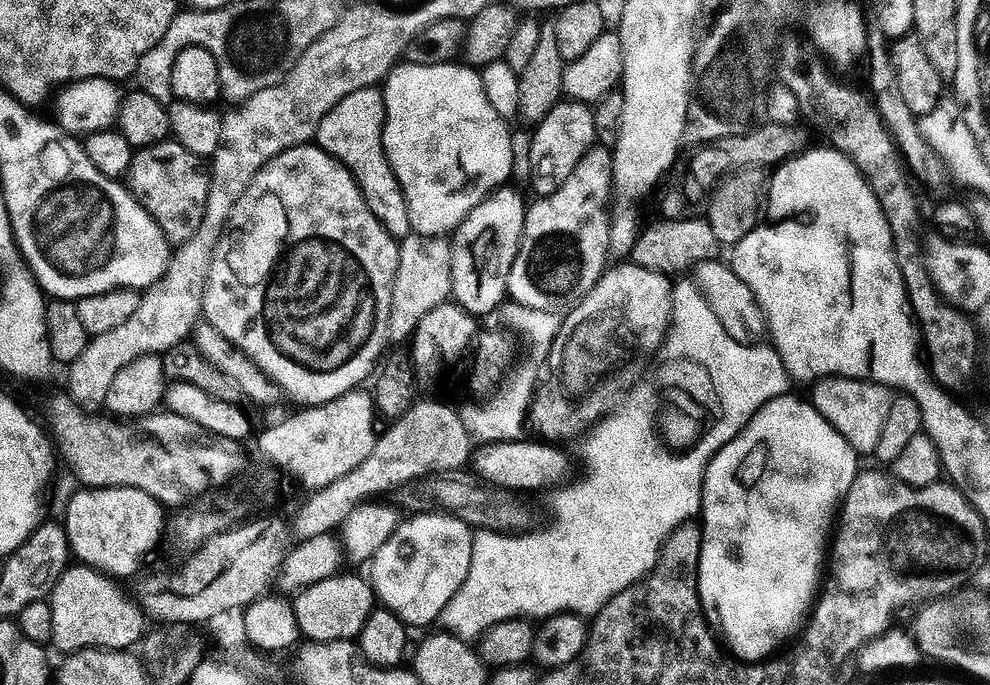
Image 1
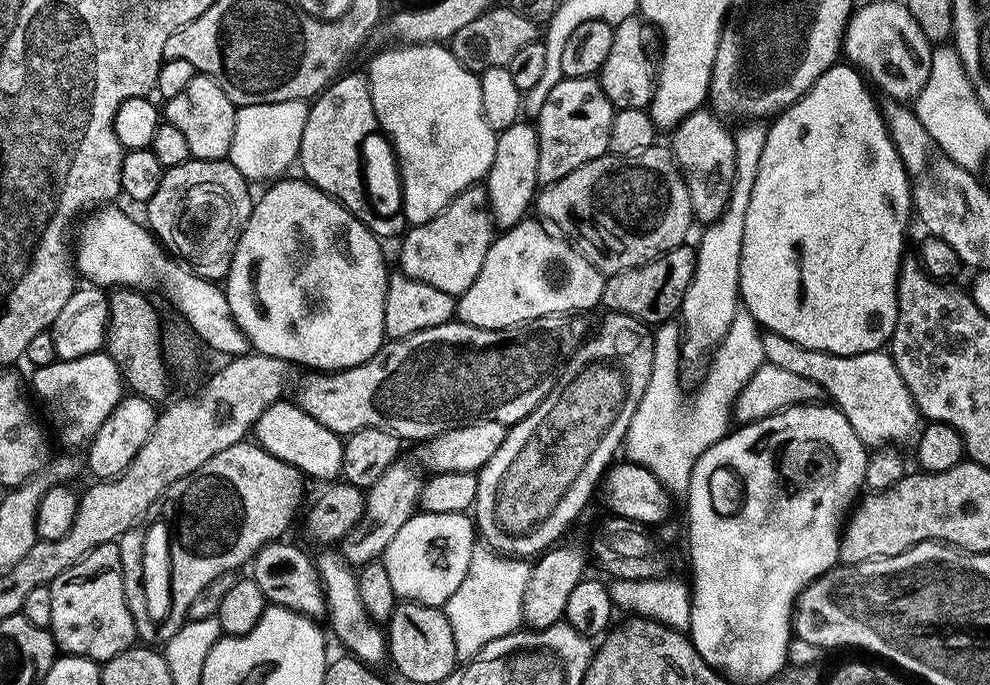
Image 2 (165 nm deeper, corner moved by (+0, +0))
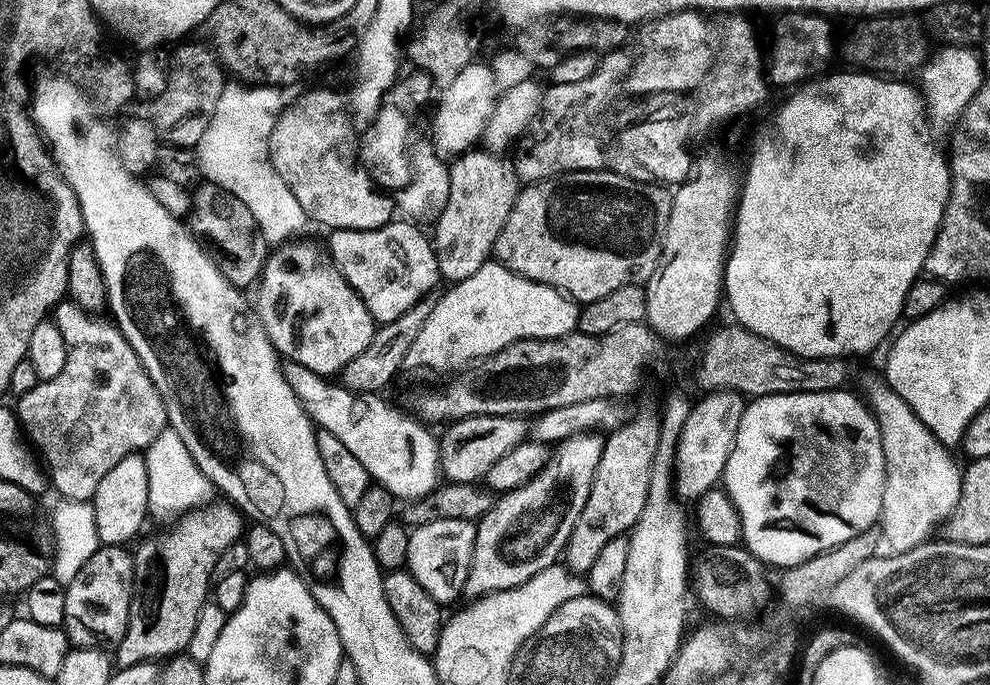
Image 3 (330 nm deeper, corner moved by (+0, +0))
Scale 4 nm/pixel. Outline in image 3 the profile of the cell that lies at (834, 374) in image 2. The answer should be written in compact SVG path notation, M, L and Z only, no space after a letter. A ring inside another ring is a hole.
M879 378L872 380L862 391L863 399L873 416L876 417L882 446L884 447L884 466L886 475L884 477L884 501L882 502L882 514L878 525L880 538L879 555L899 558L915 548L921 548L923 544L933 539L932 531L939 529L952 515L953 510L960 504L960 494L963 486L961 469L956 469L947 447L941 446L929 429L915 416L910 406L895 393L888 385L887 380Z

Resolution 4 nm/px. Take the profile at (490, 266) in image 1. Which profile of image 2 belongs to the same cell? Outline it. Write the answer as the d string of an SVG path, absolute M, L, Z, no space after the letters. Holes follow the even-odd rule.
M518 122L499 133L496 142L496 161L486 181L495 225L503 231L516 228L529 217L528 211L530 213L533 211L536 197L542 188L538 178L540 134L535 123L524 123Z

